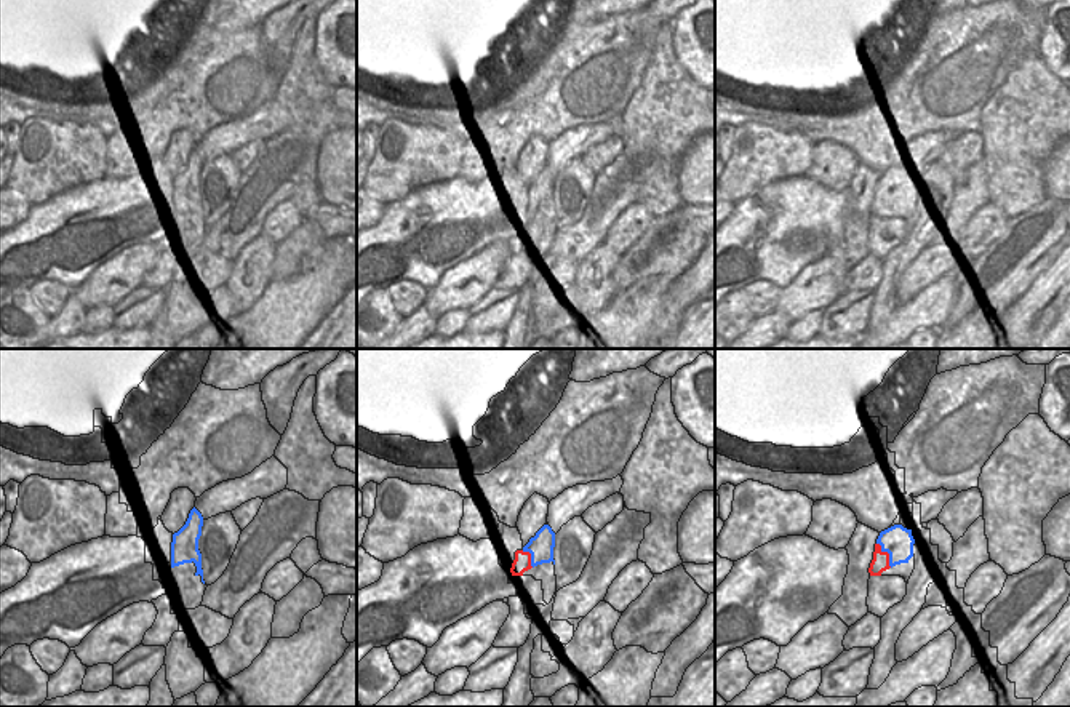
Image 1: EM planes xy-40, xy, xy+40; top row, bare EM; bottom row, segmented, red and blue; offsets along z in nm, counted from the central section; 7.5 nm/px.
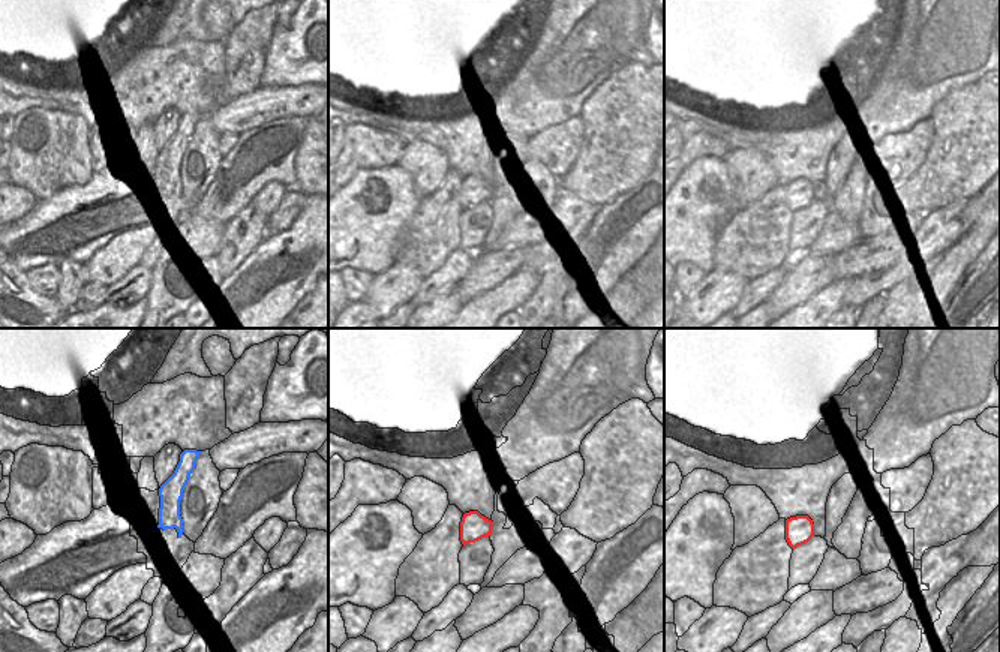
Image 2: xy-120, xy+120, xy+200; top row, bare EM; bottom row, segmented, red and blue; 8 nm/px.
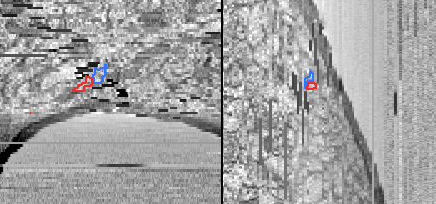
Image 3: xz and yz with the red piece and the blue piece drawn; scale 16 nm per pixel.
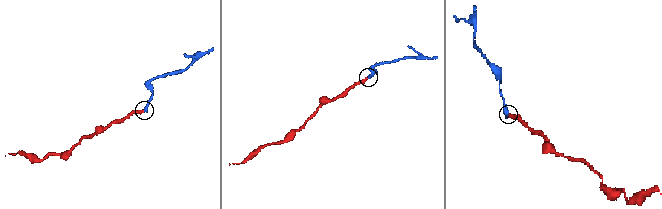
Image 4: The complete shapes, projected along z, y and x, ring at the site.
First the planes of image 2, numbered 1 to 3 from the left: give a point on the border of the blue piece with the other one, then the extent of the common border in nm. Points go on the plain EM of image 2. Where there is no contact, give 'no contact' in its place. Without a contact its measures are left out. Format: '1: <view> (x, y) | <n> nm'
1: no contact
2: xy+120 (492, 186) | 40 nm
3: no contact

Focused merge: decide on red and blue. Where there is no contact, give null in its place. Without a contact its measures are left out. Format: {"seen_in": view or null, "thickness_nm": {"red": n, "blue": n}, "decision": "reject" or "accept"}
{"seen_in": "xy+40", "thickness_nm": {"red": 130, "blue": 240}, "decision": "reject"}

